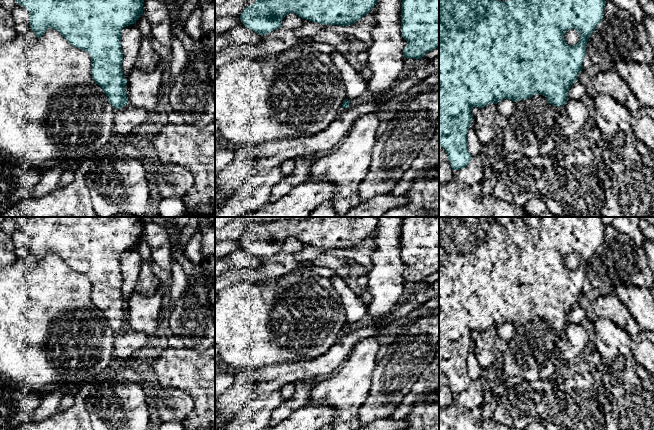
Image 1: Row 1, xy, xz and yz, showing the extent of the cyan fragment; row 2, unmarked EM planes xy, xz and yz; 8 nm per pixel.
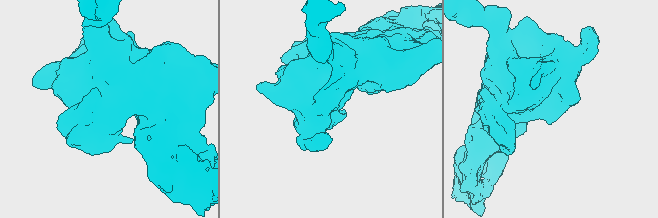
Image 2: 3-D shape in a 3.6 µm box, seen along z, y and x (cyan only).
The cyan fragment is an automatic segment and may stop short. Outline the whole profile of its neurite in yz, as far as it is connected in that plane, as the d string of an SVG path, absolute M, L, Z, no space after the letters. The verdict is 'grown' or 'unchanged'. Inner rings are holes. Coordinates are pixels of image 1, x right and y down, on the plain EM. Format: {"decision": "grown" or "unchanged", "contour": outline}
{"decision": "unchanged", "contour": "M439 217L439 368L448 378L453 395L465 392L472 382L468 375L467 356L473 343L473 331L480 333L490 327L497 328L502 323L517 326L535 318L545 320L553 330L564 330L570 311L577 305L578 298L583 293L582 287L589 261L604 242L605 228L601 217L516 217L509 225L500 225L494 217ZM570 253L579 257L579 265L575 269L568 269L564 263L565 256Z"}

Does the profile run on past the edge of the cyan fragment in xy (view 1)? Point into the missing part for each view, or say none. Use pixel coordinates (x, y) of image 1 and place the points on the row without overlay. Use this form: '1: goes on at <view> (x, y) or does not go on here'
1: does not go on here

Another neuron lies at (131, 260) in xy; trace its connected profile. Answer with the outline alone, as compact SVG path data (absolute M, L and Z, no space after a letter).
M140 242L121 254L122 294L125 302L130 299L141 271L142 258L138 251L139 244Z

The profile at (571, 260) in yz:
M575 253L567 254L565 256L564 263L568 269L575 269L579 265L579 257Z

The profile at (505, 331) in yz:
M502 323L496 328L496 332L499 338L508 341L515 335L515 327L510 323Z

